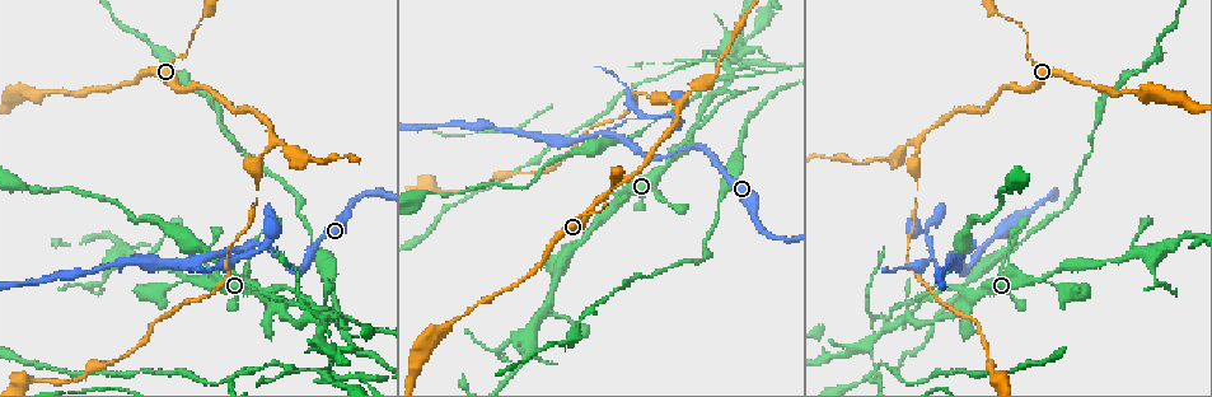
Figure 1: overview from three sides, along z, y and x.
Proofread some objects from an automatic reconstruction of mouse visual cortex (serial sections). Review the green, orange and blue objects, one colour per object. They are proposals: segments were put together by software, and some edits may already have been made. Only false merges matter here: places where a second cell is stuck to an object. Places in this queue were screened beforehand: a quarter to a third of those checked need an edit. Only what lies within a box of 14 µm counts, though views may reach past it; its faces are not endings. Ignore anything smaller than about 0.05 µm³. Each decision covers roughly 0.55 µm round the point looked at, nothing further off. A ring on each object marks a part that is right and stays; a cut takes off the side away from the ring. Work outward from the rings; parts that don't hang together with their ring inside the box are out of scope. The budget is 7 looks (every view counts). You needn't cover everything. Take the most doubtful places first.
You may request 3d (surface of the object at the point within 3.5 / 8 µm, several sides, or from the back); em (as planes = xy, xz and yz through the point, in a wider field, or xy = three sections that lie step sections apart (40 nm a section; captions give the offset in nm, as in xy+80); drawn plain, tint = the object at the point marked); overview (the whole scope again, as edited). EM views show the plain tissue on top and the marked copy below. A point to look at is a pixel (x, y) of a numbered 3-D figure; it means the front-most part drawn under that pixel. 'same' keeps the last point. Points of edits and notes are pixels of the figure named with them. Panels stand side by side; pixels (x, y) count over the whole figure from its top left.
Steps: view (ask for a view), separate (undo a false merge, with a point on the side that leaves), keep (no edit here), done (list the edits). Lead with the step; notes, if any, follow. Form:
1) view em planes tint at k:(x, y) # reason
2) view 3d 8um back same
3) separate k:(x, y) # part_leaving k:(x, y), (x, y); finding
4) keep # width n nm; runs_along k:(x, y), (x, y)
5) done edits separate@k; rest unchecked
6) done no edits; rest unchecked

view 3d 3.5um at 1:(717, 94)

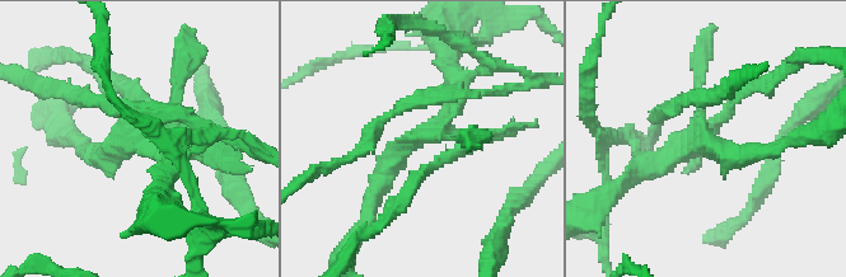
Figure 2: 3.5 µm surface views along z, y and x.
keep # runs_along 2:(372, 198), (466, 78); all the same cell

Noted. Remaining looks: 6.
view 3d 8um at 1:(682, 105) # narrows sharply

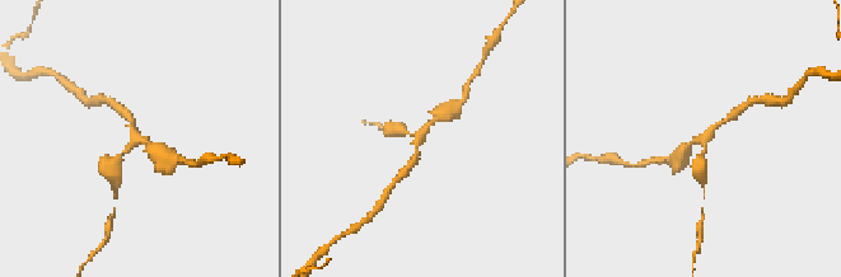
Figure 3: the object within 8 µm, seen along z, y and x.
view em xy step 5 tint at 3:(417, 136) # arms 3; arm_widths 150, 200, 200 nm

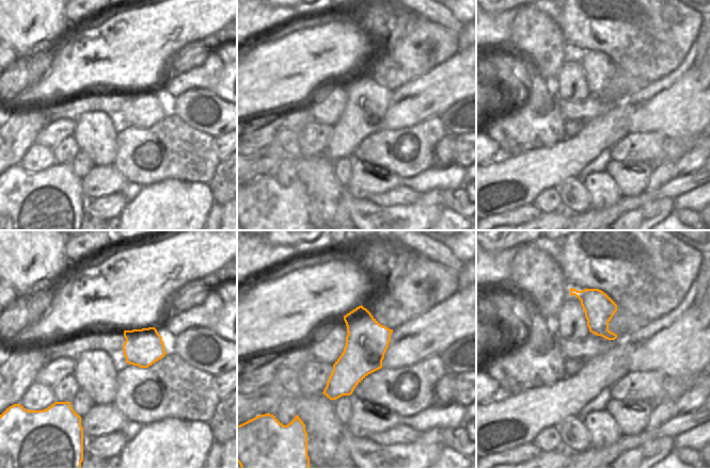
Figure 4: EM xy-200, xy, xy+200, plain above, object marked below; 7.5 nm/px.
keep # runs_along 3:(733, 116), (710, 131), (700, 169); all the same cell

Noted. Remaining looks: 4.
view 3d 3.5um at 1:(965, 270) # abrupt turn

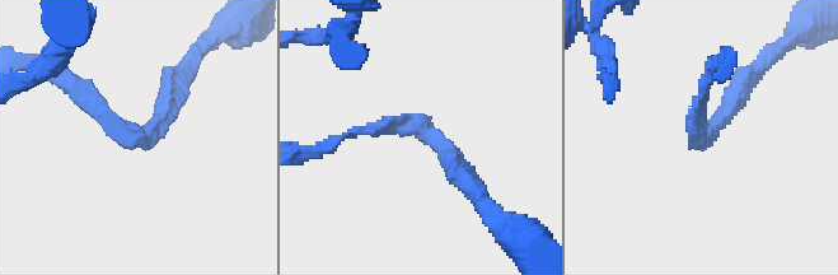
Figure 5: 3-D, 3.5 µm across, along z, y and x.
view em planes tint at 5:(423, 126) # arm_widths 150, 250 nm

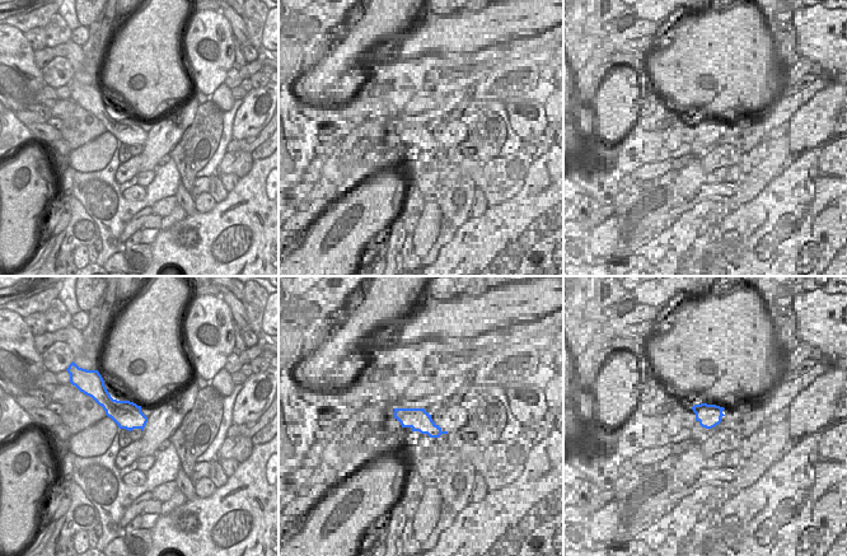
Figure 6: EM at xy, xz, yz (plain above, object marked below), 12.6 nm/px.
keep # runs_along 5:(464, 176), (421, 127), (350, 134); continuous, no second cell

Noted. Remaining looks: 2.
done no edits; rest unchecked

